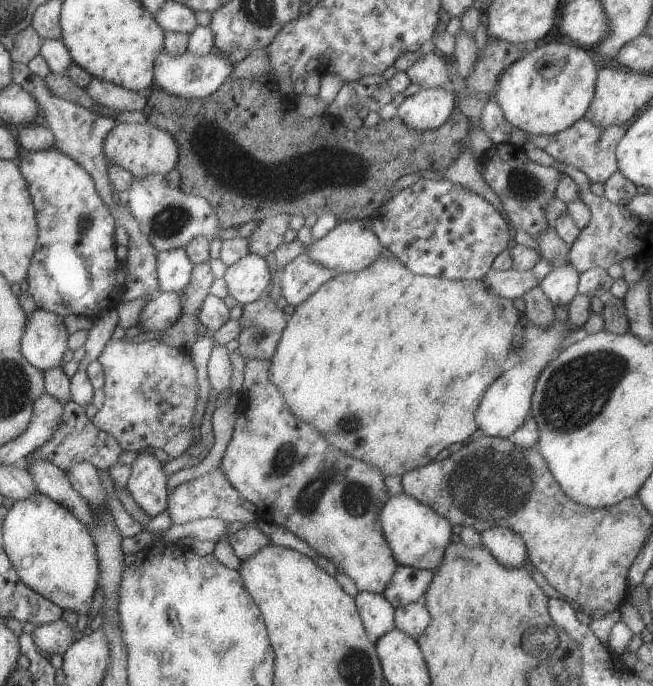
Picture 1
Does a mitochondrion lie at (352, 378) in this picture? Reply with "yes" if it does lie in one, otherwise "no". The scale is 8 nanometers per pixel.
no

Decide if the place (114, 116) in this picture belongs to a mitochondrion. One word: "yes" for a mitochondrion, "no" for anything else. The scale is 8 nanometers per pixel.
no

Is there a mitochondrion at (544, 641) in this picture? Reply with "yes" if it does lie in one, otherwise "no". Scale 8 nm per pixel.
yes

